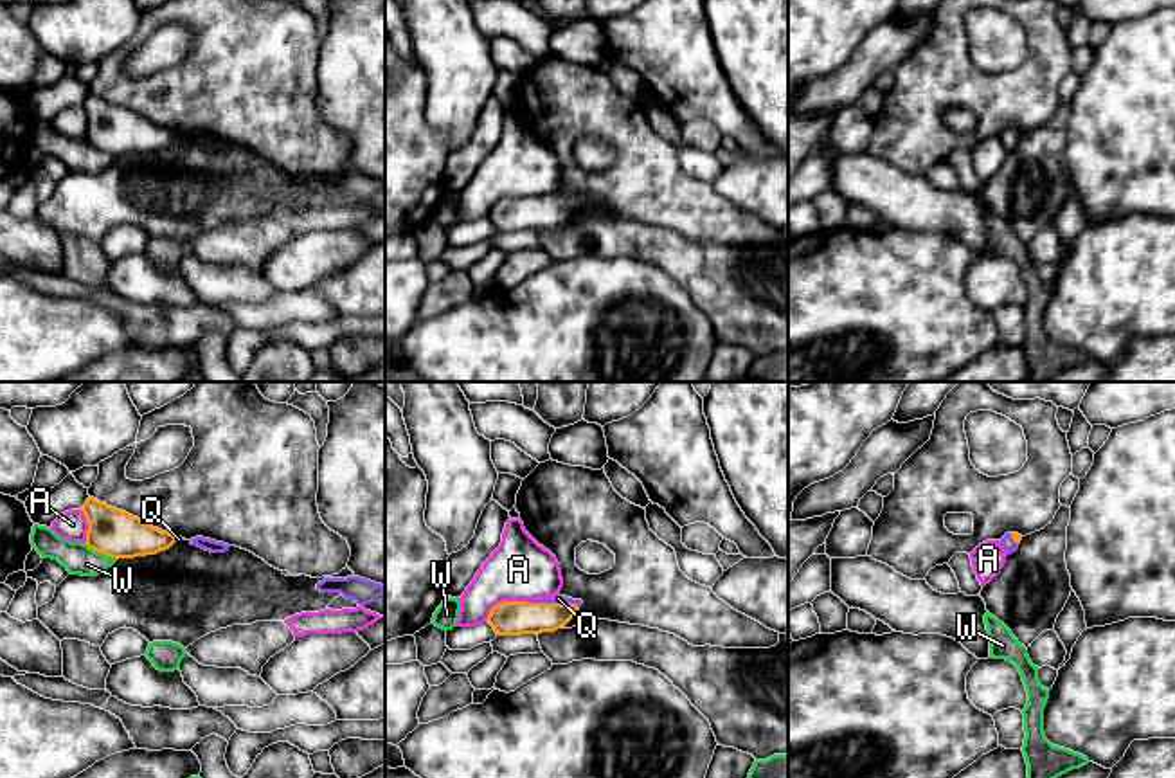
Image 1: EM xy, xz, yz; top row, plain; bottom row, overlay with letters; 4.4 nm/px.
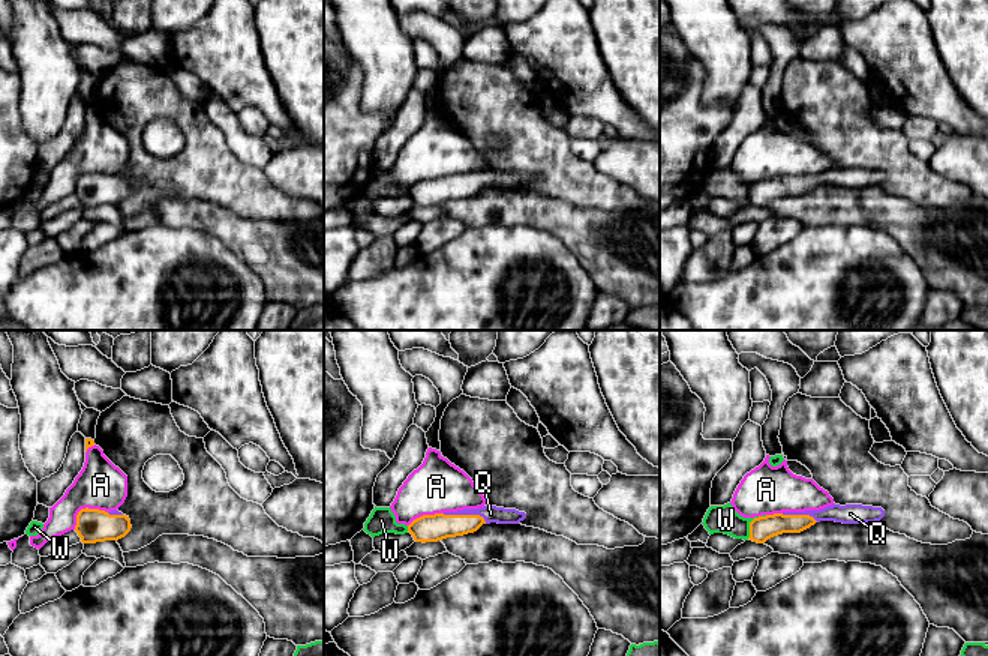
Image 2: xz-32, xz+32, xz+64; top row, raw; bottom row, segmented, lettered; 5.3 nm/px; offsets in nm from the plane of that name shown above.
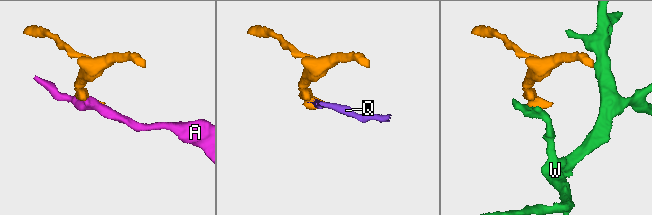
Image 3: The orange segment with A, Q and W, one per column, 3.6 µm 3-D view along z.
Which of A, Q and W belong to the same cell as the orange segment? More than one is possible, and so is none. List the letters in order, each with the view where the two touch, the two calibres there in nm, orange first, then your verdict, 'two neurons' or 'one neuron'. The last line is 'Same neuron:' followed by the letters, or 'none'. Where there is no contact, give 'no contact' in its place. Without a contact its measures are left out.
A: contact in xz; calibres 160 and 280 nm; two neurons
Q: contact in xz; calibres 160 and 40 nm; one neuron
W: contact in xy; calibres 220 and 140 nm; two neurons
Same neuron: Q

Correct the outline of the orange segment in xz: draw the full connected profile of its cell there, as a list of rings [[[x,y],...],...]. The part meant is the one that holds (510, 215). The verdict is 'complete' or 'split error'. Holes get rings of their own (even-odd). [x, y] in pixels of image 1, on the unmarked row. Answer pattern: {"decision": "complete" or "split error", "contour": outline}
{"decision": "split error", "contour": [[[560,191],[543,196],[502,198],[491,205],[486,218],[497,232],[554,229],[565,223],[581,202],[581,196]]]}

